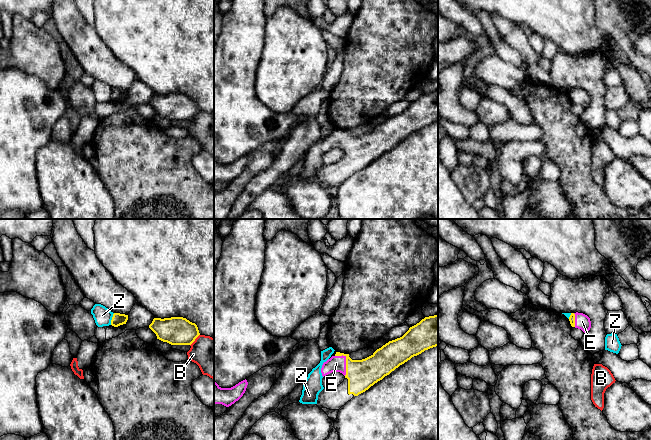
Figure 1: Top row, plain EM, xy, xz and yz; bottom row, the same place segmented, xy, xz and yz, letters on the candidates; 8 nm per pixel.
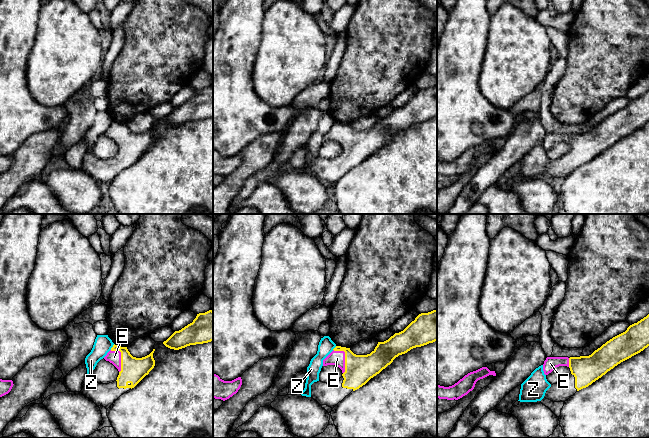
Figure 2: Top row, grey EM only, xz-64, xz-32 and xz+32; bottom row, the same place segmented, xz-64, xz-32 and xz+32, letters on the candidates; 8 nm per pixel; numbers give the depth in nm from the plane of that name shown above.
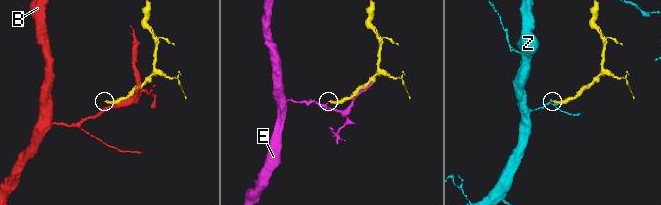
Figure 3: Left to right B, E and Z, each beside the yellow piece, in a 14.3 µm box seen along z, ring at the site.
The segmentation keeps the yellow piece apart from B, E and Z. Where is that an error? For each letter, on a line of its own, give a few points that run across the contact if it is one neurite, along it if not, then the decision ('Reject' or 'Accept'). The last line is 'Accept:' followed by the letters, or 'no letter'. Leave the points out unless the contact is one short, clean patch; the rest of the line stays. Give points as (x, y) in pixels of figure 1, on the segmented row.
B: Reject
E: Accept
Z: Reject
Accept: E

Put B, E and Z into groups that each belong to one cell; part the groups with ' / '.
B / E / Z

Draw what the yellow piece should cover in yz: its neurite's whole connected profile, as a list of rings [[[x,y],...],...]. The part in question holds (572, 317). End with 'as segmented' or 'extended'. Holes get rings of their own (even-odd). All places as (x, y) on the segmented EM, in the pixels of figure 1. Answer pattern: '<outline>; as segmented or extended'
[[[571,313],[569,321],[572,327],[581,329],[584,333],[588,332],[591,328],[590,318],[583,313]]]; extended

